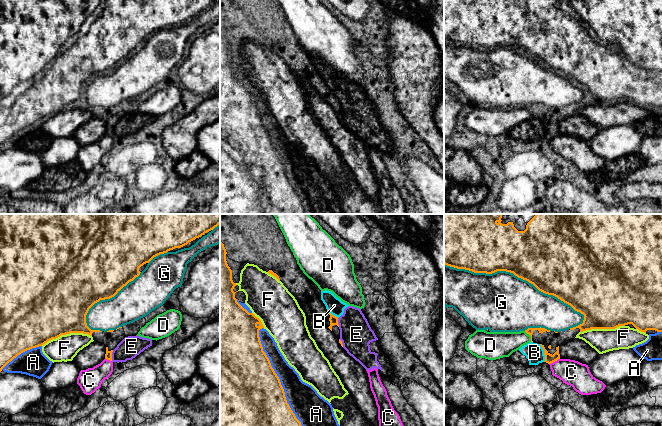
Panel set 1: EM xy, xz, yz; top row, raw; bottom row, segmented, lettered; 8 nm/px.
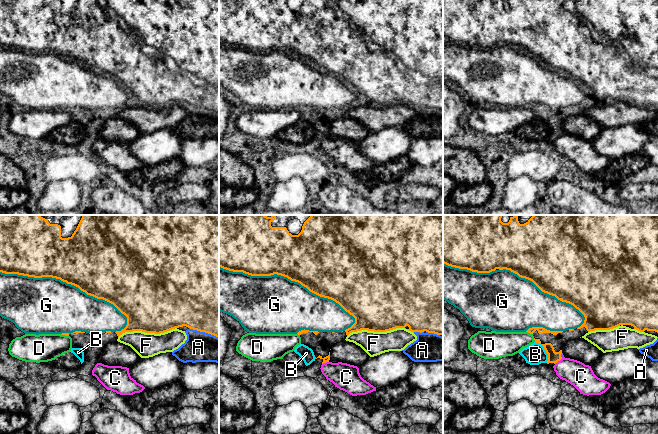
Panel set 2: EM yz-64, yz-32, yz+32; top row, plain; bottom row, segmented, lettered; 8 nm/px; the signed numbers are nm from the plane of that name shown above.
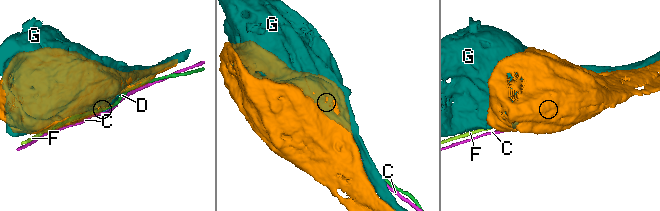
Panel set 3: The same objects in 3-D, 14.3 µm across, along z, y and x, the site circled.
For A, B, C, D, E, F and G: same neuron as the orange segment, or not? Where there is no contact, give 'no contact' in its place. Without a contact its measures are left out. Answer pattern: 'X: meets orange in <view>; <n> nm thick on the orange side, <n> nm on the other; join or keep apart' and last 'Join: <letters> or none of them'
A: meets orange in xz; 500 nm thick on the orange side, 240 nm on the other; keep apart
B: meets orange in yz; 80 nm thick on the orange side, 150 nm on the other; keep apart
C: meets orange in yz; 80 nm thick on the orange side, 200 nm on the other; keep apart
D: meets orange in yz; 50 nm thick on the orange side, 200 nm on the other; keep apart
E: meets orange in xy; 60 nm thick on the orange side, 170 nm on the other; keep apart
F: meets orange in xy; 500 nm thick on the orange side, 200 nm on the other; keep apart
G: meets orange in yz; 460 nm thick on the orange side, 480 nm on the other; keep apart
Join: none of them

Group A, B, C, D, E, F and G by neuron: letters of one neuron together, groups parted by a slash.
A / B E / C / D / F / G

